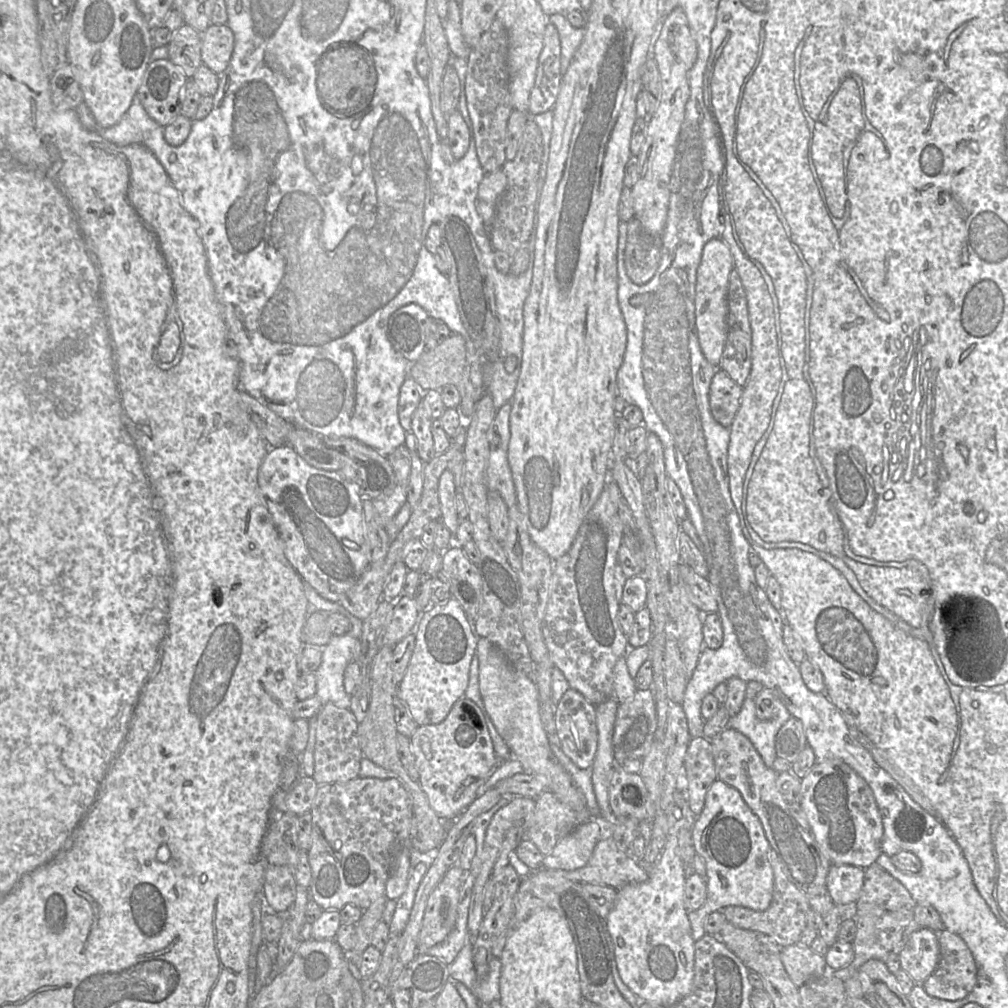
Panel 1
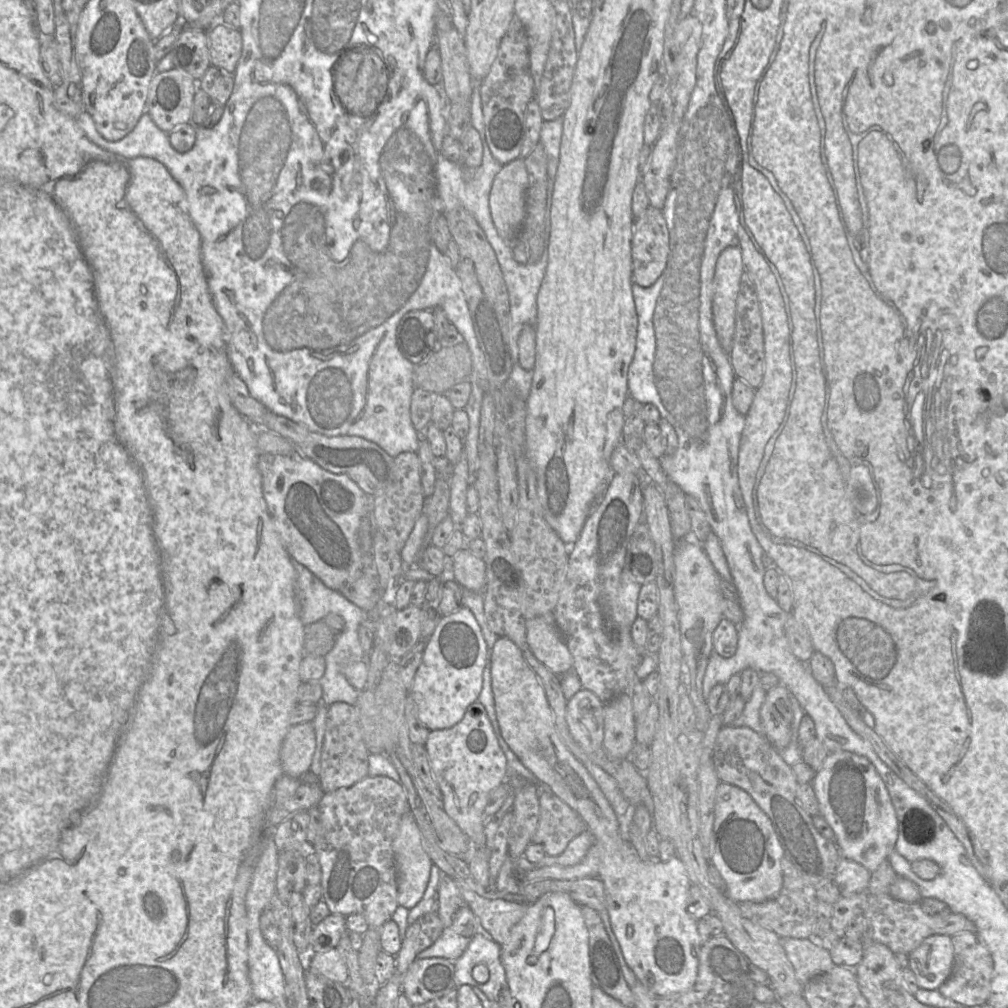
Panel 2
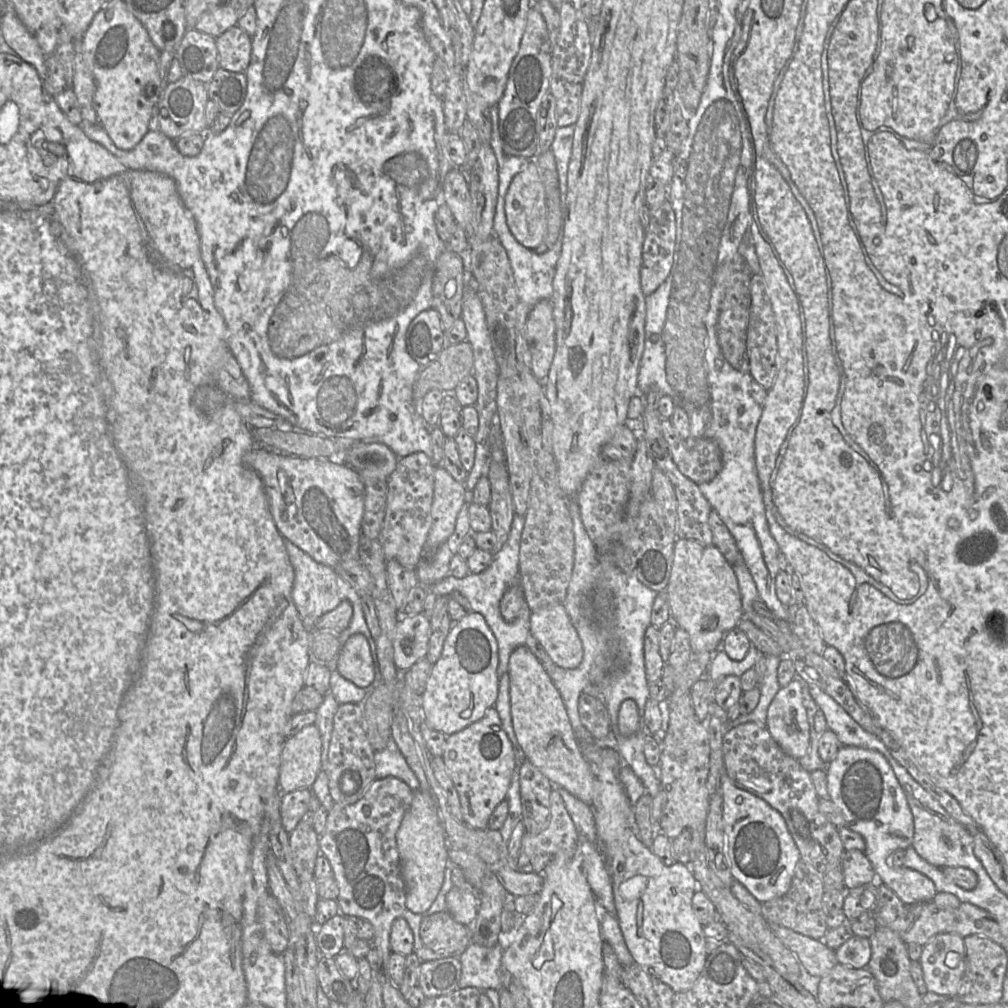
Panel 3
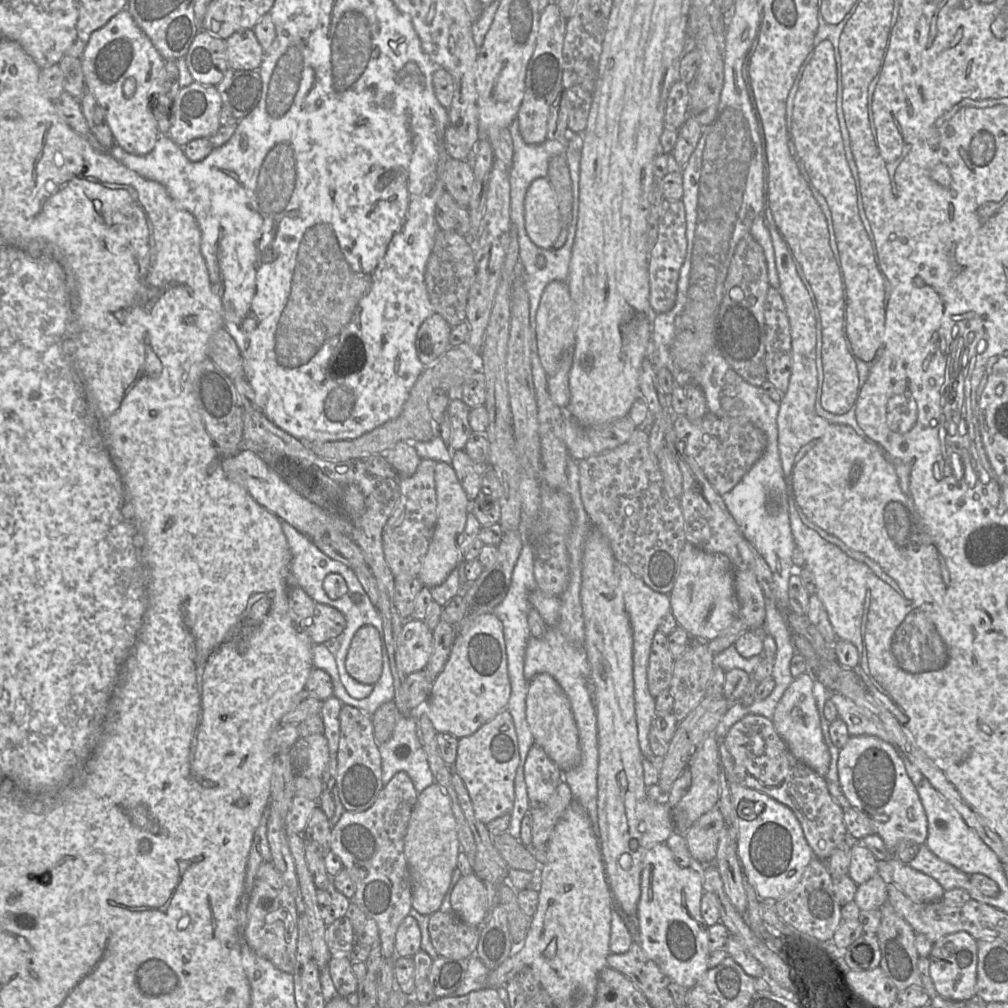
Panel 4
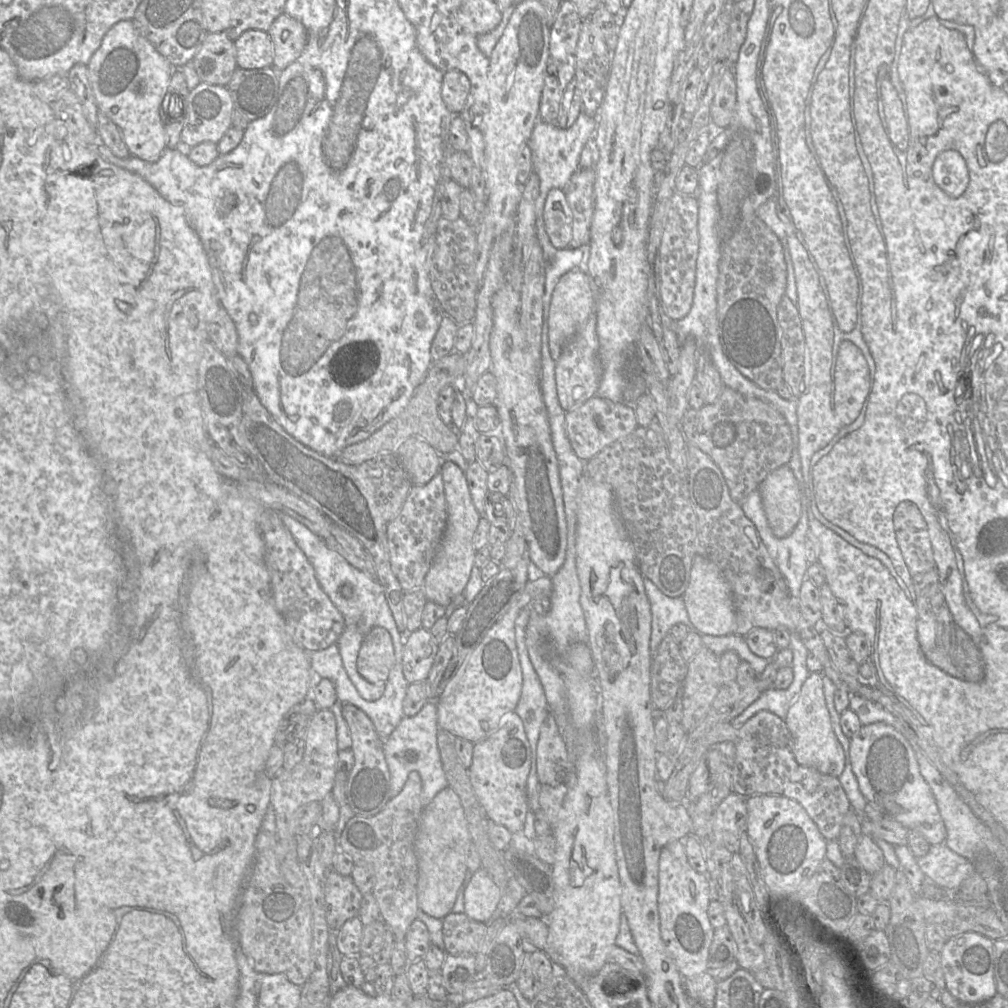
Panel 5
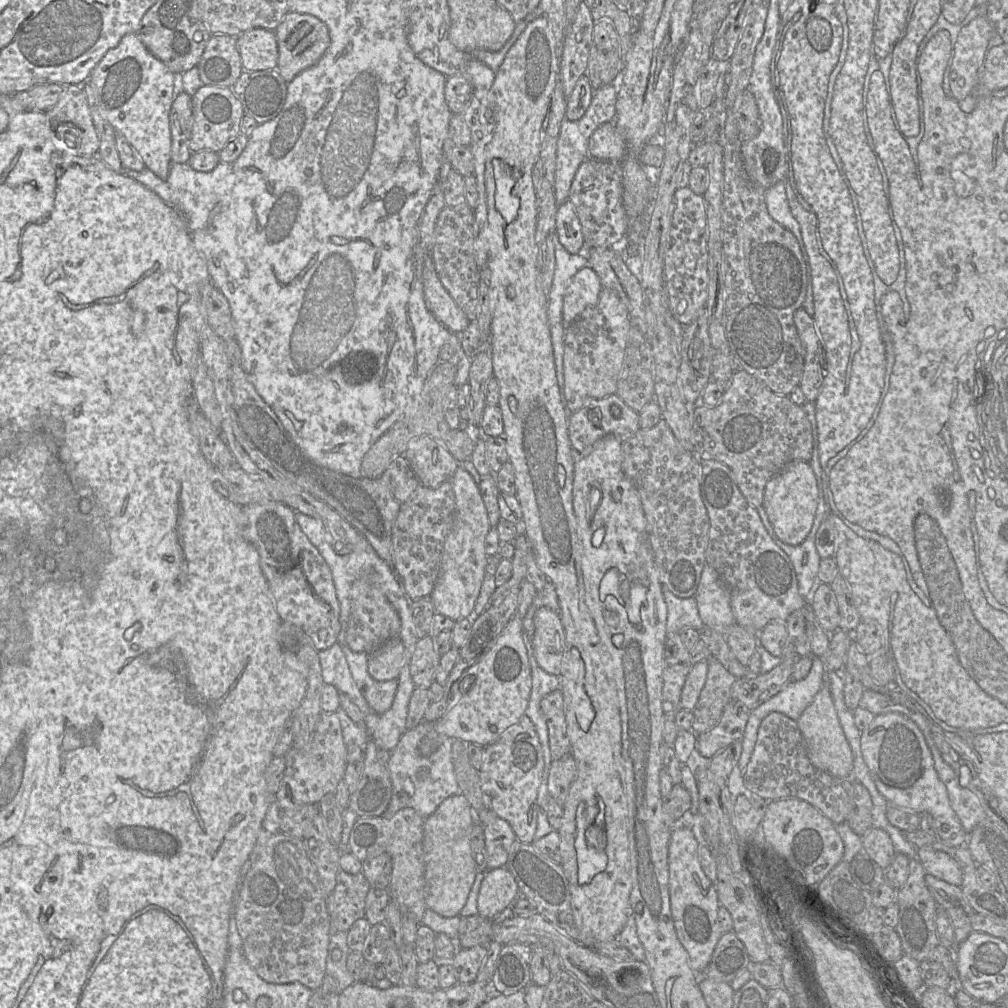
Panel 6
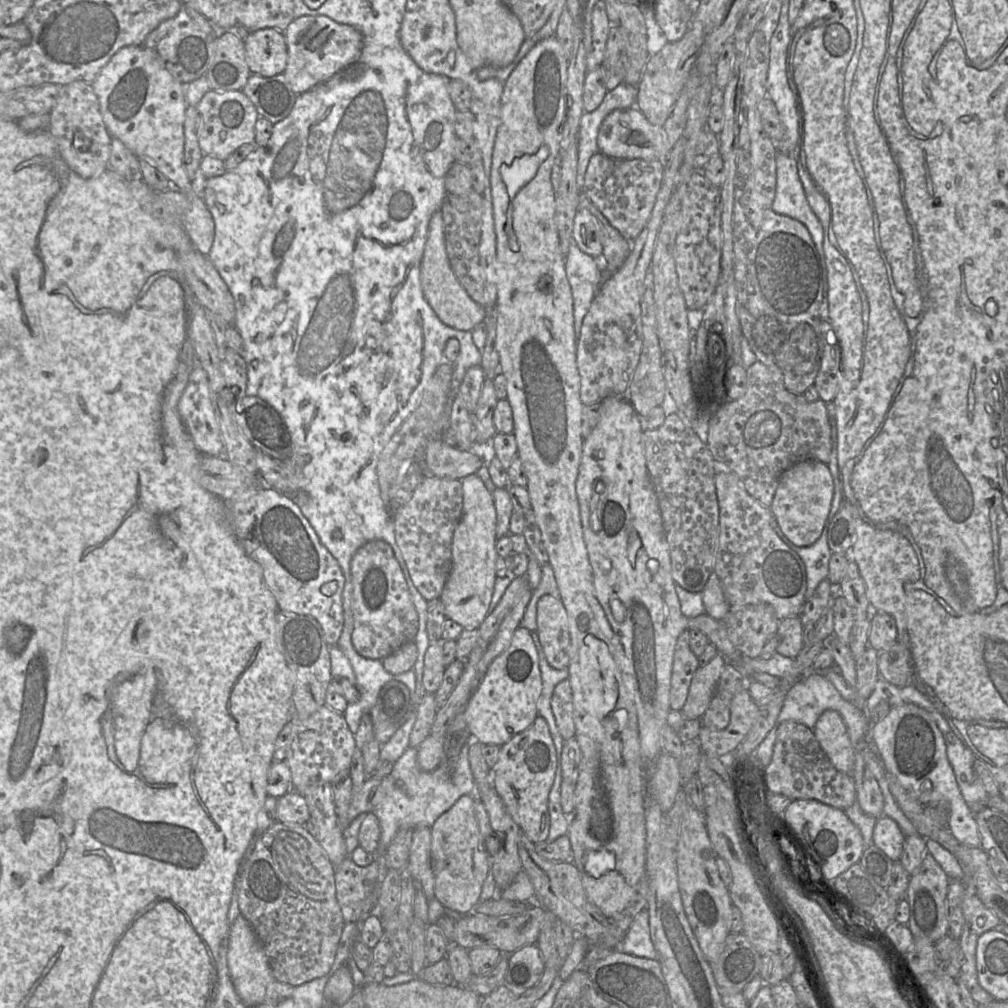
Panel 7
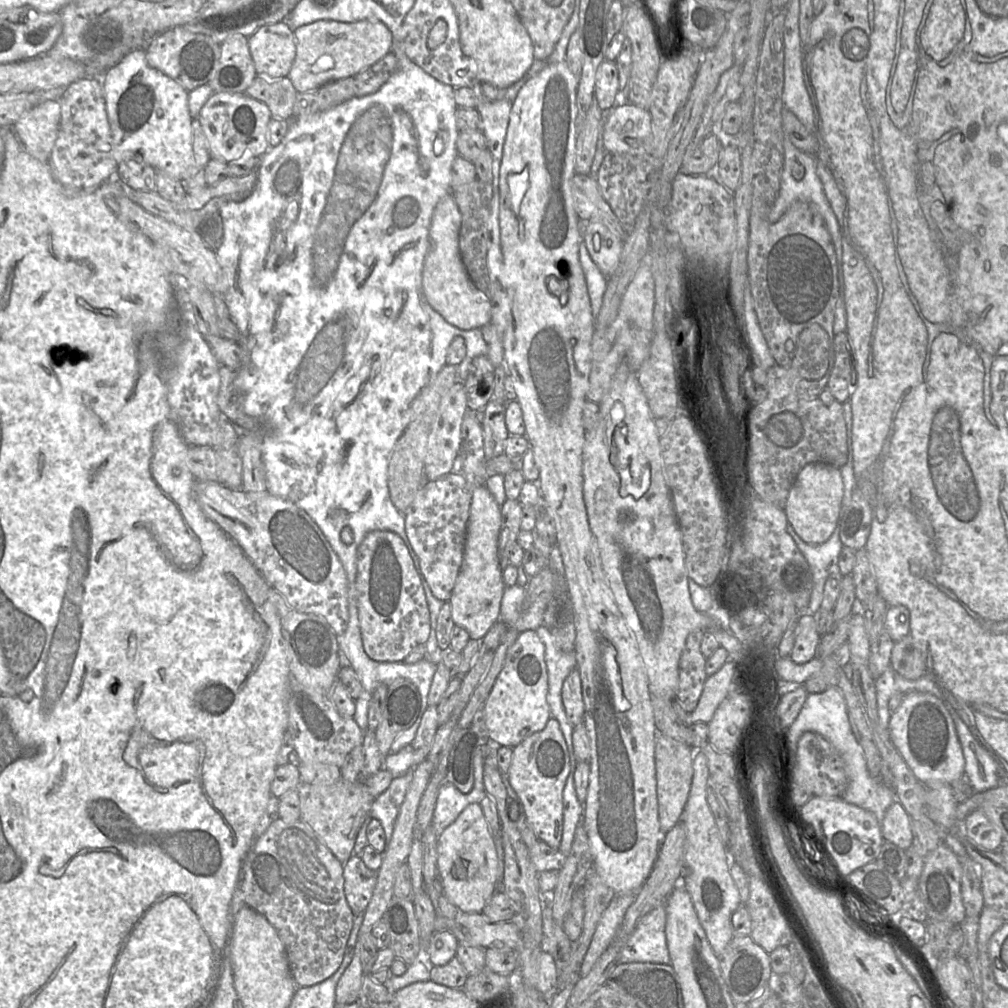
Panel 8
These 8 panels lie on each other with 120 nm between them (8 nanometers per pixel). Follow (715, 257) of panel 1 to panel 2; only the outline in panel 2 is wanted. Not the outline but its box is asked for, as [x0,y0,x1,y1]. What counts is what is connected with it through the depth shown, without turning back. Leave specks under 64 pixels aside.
[712,246,744,354]

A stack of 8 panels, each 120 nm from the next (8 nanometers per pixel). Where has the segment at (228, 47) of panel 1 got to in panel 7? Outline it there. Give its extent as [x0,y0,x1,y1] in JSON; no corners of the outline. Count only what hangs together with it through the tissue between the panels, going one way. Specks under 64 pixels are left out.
[243,28,288,77]

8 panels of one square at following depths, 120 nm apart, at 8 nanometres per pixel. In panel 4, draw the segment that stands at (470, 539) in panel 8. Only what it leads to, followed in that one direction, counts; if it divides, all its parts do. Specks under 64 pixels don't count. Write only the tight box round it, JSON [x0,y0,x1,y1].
[419,462,470,588]

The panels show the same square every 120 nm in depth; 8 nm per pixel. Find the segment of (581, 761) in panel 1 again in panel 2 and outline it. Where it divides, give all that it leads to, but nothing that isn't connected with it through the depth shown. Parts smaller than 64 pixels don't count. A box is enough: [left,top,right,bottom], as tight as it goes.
[565,689,604,753]

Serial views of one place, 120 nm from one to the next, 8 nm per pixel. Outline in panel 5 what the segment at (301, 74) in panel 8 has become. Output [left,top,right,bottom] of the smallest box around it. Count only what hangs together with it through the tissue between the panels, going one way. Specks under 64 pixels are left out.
[267,13,307,72]

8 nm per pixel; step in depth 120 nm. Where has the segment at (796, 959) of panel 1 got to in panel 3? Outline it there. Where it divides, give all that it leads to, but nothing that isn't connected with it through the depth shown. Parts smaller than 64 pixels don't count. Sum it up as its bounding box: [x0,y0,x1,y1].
[768,923,838,996]

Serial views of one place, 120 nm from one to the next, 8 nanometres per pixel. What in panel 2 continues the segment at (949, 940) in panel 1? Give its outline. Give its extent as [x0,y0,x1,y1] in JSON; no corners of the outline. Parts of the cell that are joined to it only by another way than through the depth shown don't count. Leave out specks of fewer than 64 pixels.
[938,931,993,1007]

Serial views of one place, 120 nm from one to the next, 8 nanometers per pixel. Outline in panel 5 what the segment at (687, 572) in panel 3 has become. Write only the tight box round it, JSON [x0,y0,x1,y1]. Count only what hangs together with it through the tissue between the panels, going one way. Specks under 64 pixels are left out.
[682,554,736,636]

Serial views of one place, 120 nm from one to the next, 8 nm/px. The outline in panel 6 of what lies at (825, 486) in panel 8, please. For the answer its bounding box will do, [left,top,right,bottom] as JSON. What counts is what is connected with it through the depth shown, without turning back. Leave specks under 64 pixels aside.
[762,461,819,545]

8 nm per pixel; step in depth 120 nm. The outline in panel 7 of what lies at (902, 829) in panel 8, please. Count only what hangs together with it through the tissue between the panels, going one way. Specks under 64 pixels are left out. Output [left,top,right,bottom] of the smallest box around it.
[872,815,906,862]

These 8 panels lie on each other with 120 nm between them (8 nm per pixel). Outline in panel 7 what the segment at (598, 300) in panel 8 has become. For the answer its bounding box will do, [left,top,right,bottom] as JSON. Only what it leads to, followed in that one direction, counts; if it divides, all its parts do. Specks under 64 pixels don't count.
[565,243,604,339]

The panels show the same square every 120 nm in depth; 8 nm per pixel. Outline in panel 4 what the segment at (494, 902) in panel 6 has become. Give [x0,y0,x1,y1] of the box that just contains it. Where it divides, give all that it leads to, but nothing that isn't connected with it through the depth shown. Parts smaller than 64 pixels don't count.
[450,874,488,925]

